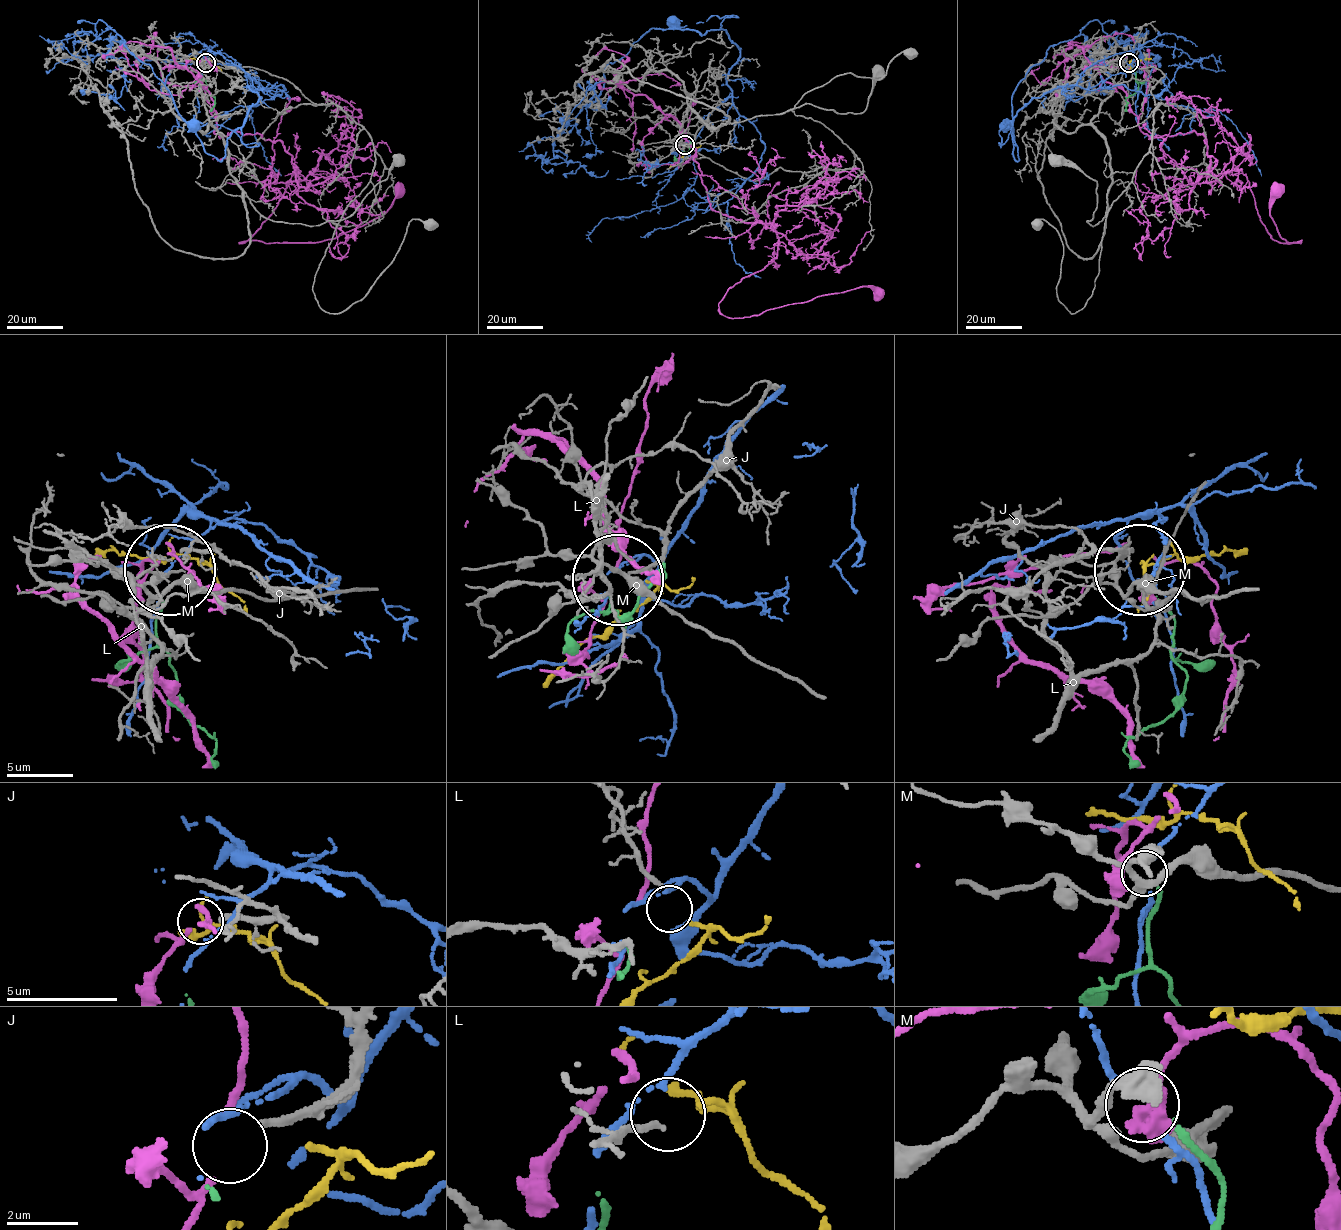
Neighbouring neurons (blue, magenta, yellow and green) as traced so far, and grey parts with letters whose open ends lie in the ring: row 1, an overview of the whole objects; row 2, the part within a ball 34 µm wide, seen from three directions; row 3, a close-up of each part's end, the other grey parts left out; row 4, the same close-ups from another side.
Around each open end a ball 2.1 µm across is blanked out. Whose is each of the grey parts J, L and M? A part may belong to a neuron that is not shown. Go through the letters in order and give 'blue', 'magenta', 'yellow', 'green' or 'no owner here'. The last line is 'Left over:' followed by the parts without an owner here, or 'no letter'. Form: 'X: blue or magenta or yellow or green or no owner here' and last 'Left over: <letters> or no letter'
J: no owner here
L: yellow
M: green
Left over: J

